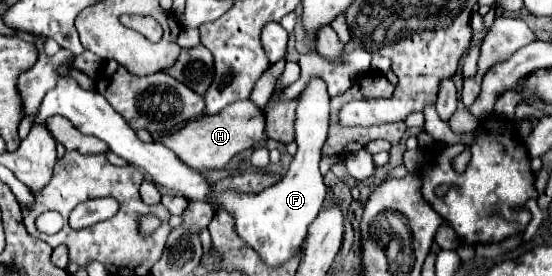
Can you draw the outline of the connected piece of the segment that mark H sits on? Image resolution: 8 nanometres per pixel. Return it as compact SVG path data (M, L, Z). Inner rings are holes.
M243 100L231 104L217 116L203 116L199 120L185 124L181 130L157 140L163 142L167 148L171 148L187 166L205 172L205 170L221 170L235 154L255 148L263 138L265 138L263 110L255 106L253 100Z

